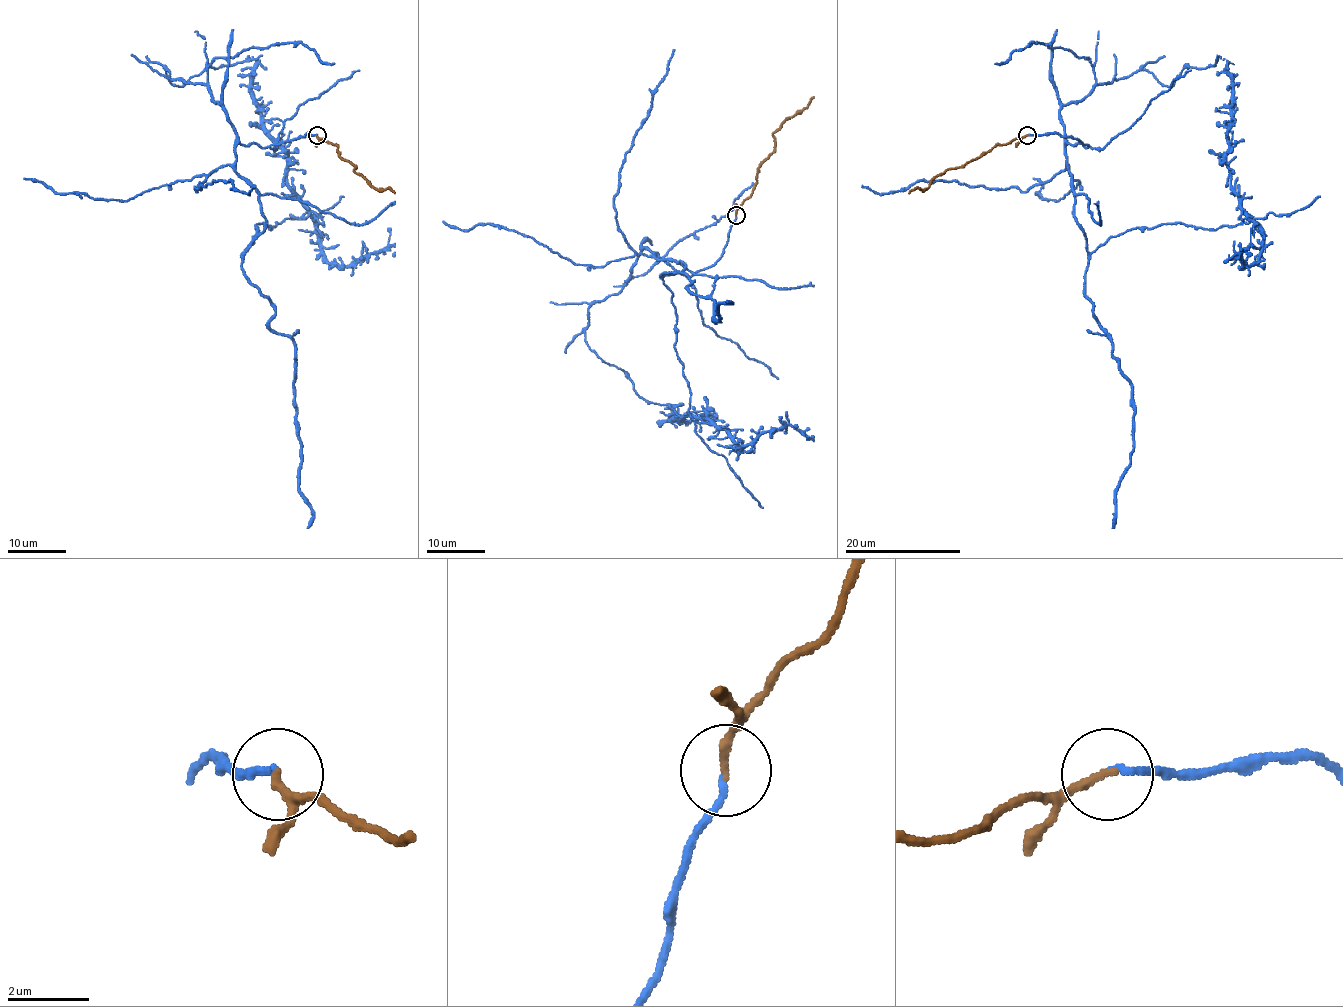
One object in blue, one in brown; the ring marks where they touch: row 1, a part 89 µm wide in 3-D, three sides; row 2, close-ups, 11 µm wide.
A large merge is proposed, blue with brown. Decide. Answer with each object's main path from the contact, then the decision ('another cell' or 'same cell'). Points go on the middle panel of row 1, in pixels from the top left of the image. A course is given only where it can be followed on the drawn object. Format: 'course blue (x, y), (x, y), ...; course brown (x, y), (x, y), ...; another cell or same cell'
course blue (736, 215), (690, 276), (645, 247), (584, 336), (670, 420), (704, 414), (738, 450), (790, 426), (807, 440); course brown (736, 215), (738, 207), (752, 192), (757, 169), (774, 150), (772, 134), (813, 97); same cell

